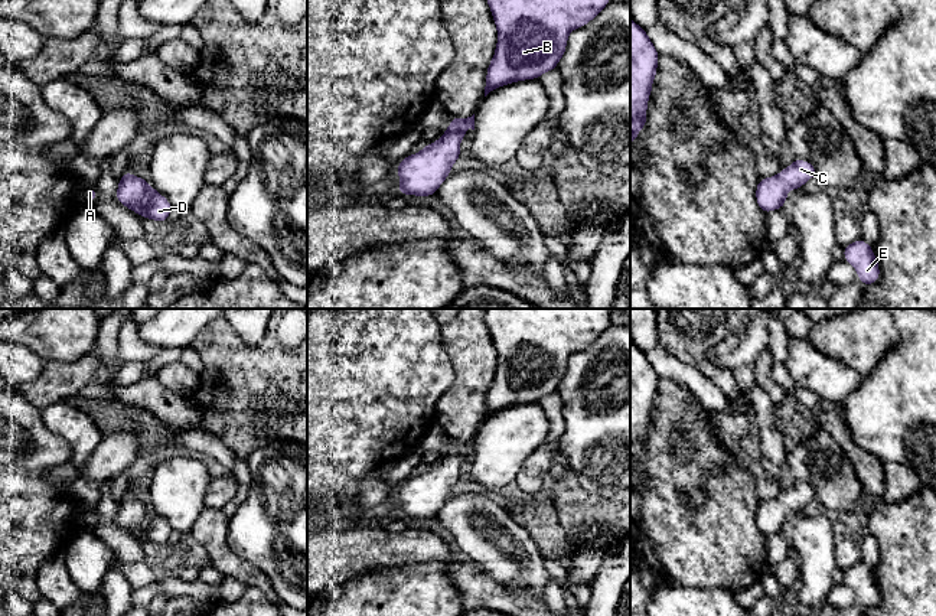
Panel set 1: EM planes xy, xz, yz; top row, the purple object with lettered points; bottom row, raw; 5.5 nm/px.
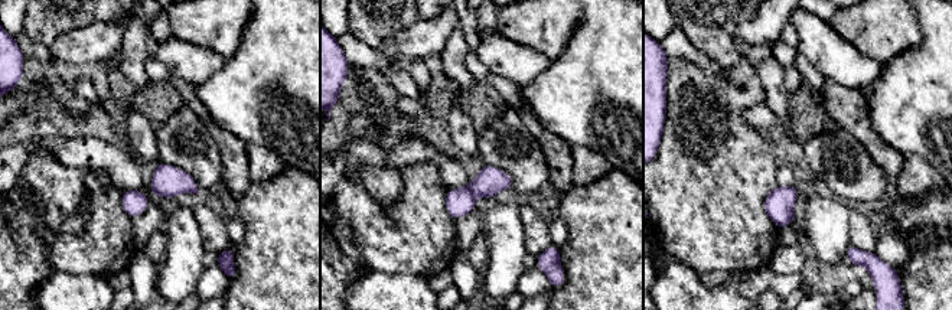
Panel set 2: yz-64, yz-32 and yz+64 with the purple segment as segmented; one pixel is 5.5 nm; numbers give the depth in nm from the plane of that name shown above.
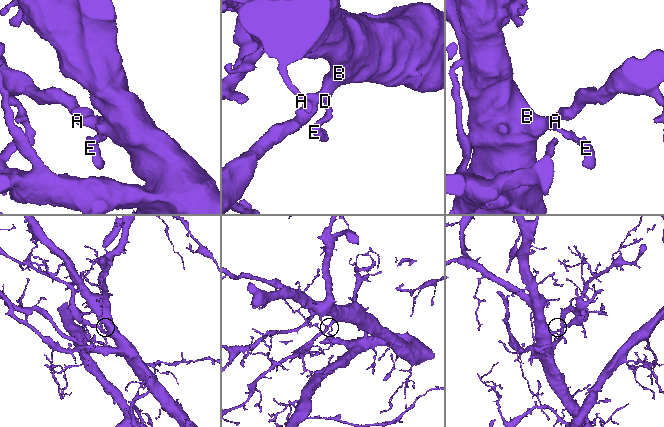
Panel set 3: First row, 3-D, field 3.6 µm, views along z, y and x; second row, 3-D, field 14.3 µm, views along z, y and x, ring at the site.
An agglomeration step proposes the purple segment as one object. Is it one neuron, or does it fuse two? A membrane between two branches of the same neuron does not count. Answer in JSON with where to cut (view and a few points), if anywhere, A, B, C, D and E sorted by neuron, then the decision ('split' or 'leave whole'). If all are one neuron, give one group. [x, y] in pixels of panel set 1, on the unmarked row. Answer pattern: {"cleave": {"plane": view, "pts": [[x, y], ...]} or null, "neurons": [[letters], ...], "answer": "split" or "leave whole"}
{"cleave": null, "neurons": [["A", "B", "C", "D", "E"]], "answer": "leave whole"}

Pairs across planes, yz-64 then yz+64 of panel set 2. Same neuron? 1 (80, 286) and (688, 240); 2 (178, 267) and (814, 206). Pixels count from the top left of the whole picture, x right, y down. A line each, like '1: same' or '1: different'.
1: different
2: same

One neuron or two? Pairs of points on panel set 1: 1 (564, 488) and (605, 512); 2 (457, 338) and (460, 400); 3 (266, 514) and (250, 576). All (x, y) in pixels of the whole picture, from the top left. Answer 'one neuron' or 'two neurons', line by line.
1: one neuron
2: one neuron
3: two neurons

